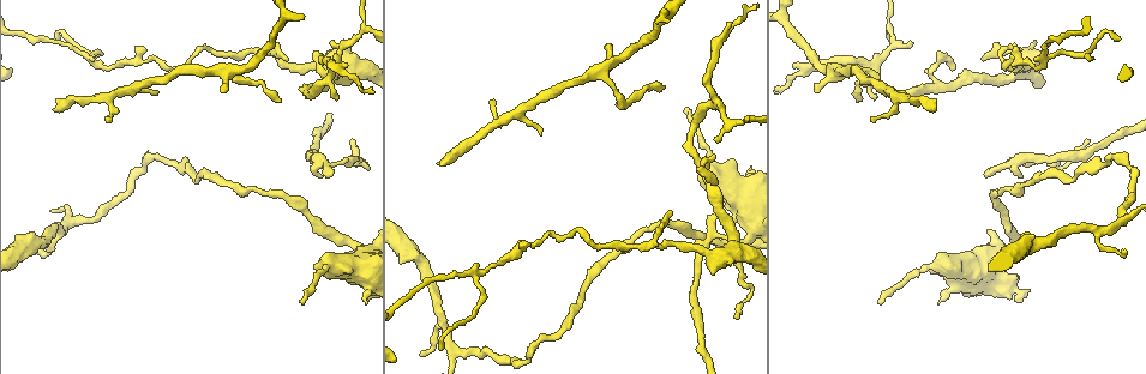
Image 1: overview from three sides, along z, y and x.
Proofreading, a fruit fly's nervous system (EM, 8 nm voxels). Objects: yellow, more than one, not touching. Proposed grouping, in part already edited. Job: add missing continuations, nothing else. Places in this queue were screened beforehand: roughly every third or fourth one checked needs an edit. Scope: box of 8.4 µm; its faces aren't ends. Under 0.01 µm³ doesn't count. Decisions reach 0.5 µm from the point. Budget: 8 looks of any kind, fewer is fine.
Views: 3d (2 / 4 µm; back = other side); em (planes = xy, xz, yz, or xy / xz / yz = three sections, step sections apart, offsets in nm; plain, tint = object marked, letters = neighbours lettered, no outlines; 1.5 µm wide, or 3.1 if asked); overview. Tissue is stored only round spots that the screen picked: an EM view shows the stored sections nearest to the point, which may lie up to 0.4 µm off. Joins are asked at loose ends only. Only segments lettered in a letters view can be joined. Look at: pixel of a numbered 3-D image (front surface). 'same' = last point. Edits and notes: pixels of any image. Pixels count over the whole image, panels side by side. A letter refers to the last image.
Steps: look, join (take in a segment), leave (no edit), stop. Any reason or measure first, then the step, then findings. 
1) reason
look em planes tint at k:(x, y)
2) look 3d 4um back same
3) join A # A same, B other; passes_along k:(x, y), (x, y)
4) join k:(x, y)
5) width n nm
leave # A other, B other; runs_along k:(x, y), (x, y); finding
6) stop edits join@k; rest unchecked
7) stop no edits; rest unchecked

an open end
look em xz step 4 letters at 1:(419, 355)

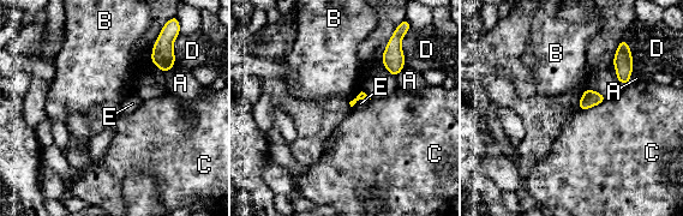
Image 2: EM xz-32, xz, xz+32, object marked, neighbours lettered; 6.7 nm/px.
look em planes letters same

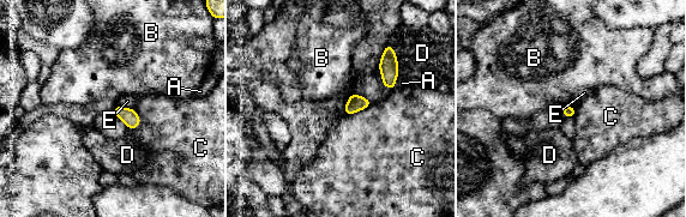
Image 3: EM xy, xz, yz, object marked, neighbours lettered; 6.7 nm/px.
width 80 nm
leave # A other, B other, C other, D other, E other; border 3:(132, 108), (140, 122), (128, 130); no lettered segment goes on from it

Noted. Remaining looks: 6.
thin end
look 3d 4um at 1:(331, 176)

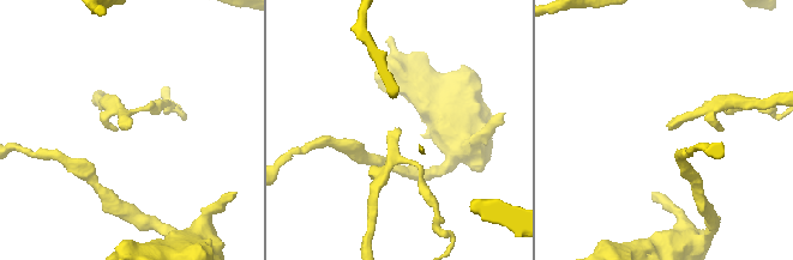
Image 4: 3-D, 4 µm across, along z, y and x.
look em planes tint at 4:(130, 126)

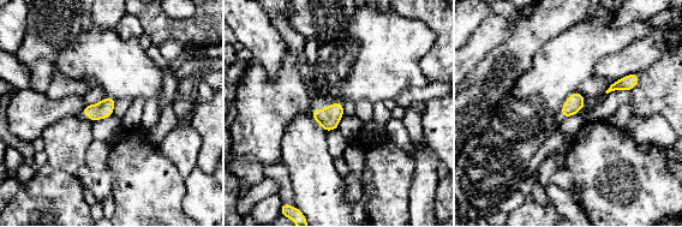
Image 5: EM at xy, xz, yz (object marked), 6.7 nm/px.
what lies round it
look em planes letters same

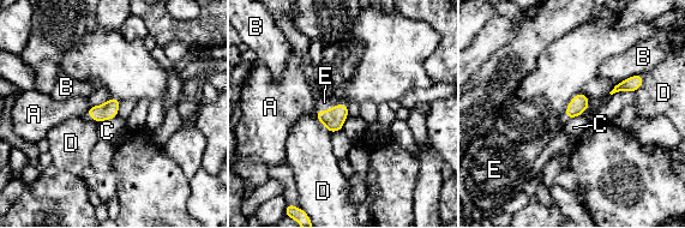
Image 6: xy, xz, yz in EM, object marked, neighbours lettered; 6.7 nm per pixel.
join E # A other, B other, C other, D other, E same; passes_along 6:(332, 119), (331, 108), (324, 102); the cell continues

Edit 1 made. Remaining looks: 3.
see it whole again
look overview

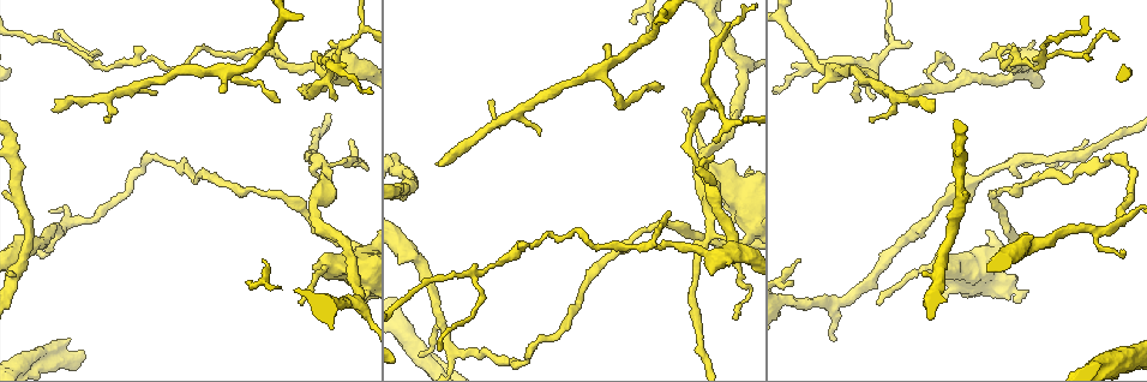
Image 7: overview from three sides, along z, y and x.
an open end
look 3d 4um at 7:(52, 111)

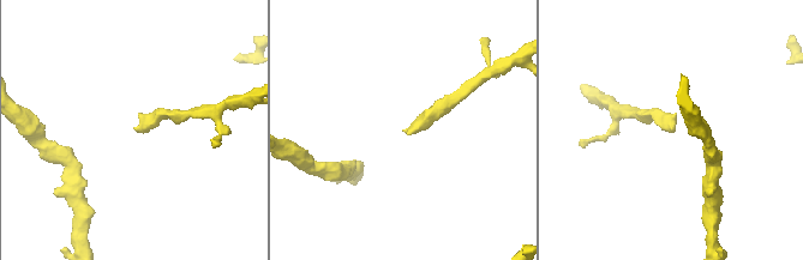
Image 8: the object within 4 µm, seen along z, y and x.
look em planes letters at 8:(673, 130)

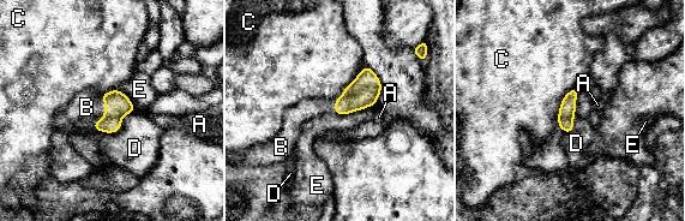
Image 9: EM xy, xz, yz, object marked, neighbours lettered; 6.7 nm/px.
width 120 nm
join B # A other, B same, C other, D other, E other; the cell continues

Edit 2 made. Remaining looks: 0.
stop edits join@6, join@9; rest unchecked

